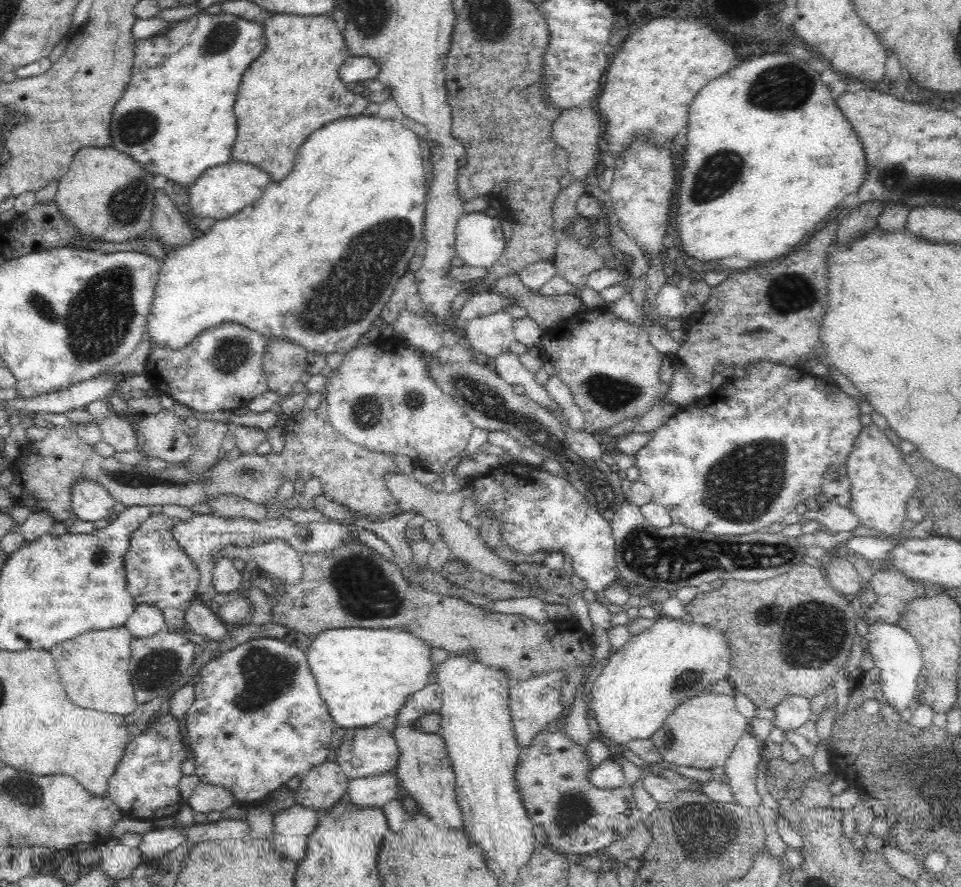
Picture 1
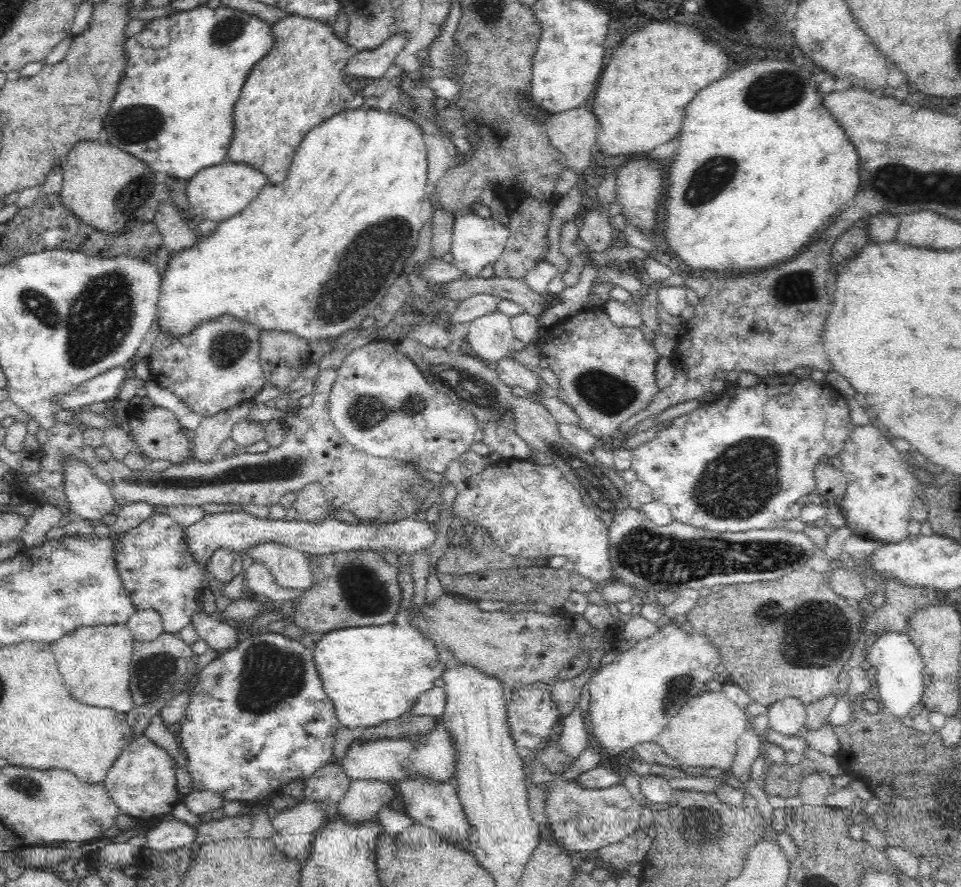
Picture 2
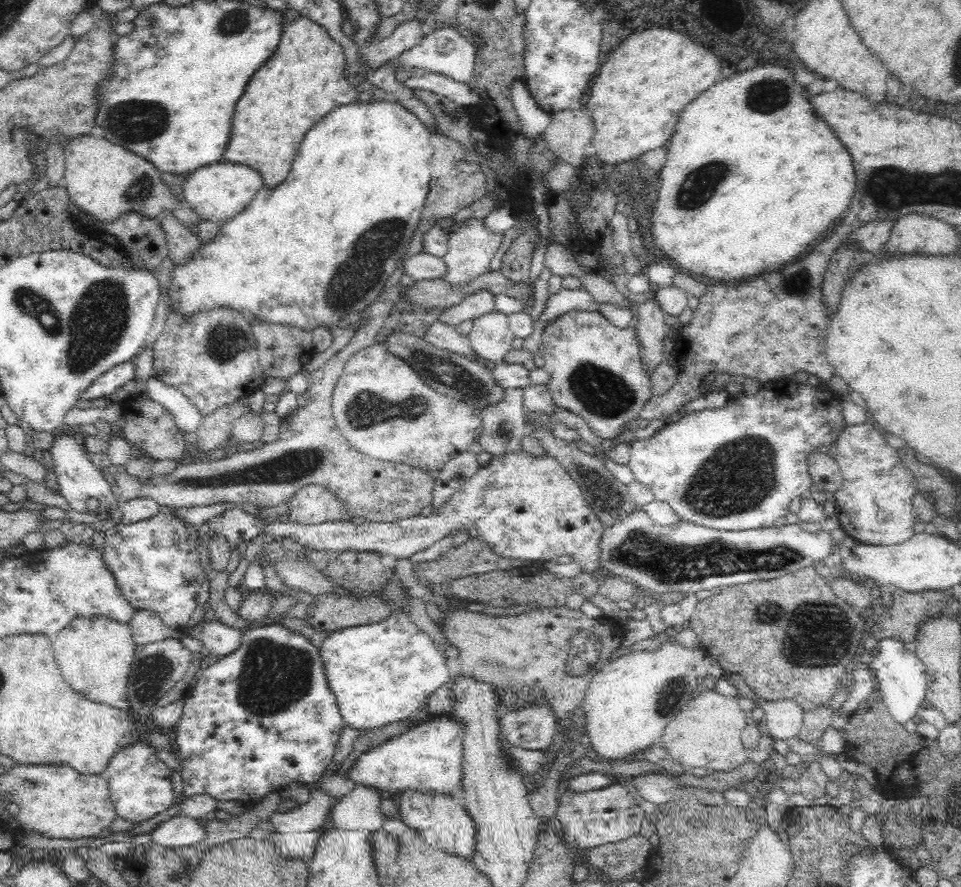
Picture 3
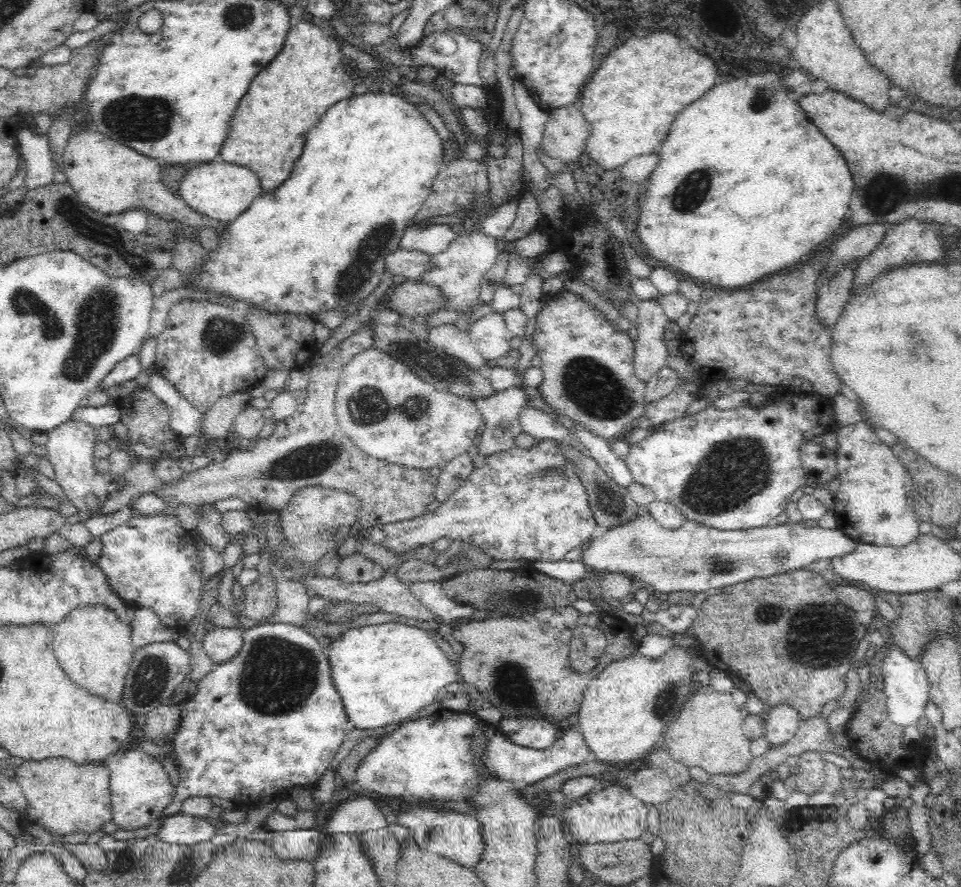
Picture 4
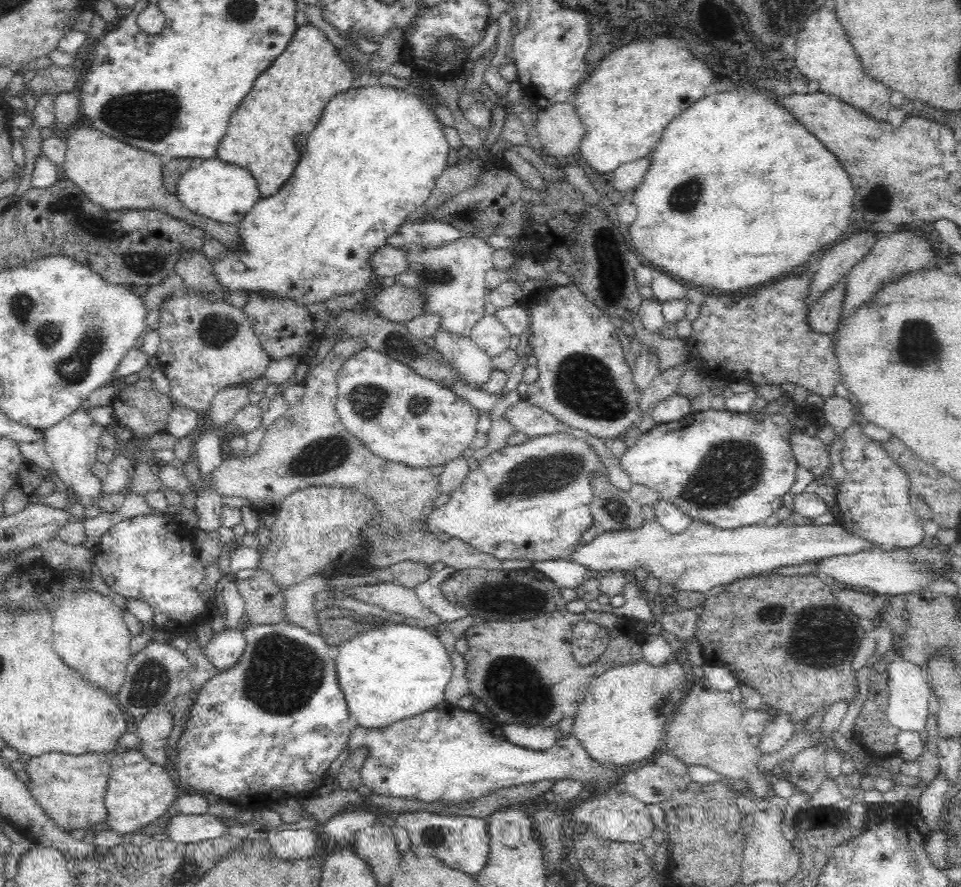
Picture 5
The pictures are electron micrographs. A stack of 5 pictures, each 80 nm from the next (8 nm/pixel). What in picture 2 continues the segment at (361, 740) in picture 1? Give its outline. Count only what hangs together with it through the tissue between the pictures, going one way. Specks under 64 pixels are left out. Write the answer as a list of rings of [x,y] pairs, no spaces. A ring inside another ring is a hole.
[[[440,720],[426,734],[410,734],[400,739],[378,739],[373,743],[353,740],[346,757],[339,762],[344,765],[345,773],[351,781],[390,783],[390,786],[397,789],[398,784],[406,779],[424,777],[434,783],[452,783],[456,786],[453,738]]]

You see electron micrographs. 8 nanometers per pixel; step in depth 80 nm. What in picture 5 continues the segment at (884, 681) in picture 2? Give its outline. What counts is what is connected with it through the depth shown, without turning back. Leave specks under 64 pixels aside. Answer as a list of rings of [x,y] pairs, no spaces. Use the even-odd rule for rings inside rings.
[[[898,655],[888,665],[888,686],[889,705],[886,711],[889,723],[899,731],[921,734],[926,730],[927,720],[931,714],[928,710],[928,700],[933,691],[931,686],[924,681],[922,669]]]

